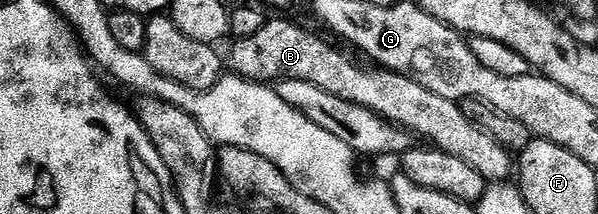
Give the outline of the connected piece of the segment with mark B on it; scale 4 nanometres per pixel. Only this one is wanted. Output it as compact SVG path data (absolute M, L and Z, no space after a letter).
M267 20L256 35L240 38L231 45L230 57L228 53L229 68L231 65L234 68L231 70L246 81L277 83L284 79L304 79L308 83L316 83L316 87L324 87L324 91L332 91L332 95L340 95L342 99L368 107L387 121L413 134L427 137L430 140L427 142L433 148L442 149L448 155L456 155L456 159L464 159L468 167L476 167L476 171L480 171L488 183L505 181L511 176L511 150L500 147L492 135L469 121L459 102L444 99L399 73L360 69L340 50L333 49L316 34L290 21Z

